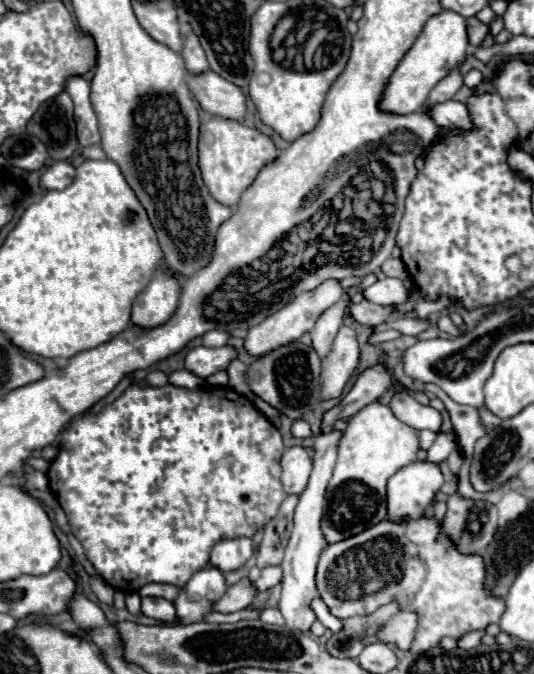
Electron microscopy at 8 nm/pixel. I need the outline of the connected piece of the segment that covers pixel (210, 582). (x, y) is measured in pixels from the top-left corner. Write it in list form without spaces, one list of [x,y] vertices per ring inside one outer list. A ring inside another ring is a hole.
[[[208,563],[180,589],[178,597],[174,599],[176,615],[182,619],[182,623],[196,623],[212,611],[212,603],[218,601],[224,591],[224,573]]]

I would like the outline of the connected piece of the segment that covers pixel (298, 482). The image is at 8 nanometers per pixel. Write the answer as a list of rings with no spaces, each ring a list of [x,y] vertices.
[[[290,447],[282,455],[282,485],[284,493],[300,495],[308,485],[312,471],[312,457],[304,447]]]

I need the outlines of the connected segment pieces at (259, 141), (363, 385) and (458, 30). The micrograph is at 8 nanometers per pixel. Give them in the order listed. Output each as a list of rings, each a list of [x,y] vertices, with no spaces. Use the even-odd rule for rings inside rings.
[[[214,117],[200,125],[198,151],[204,185],[218,203],[228,207],[234,207],[238,203],[242,191],[252,185],[258,171],[278,155],[278,149],[268,135],[224,117]]]
[[[376,365],[372,369],[366,369],[364,373],[360,373],[358,381],[350,389],[350,393],[344,395],[344,399],[340,401],[340,405],[336,405],[334,409],[330,409],[324,415],[322,433],[332,431],[332,425],[334,425],[336,419],[356,415],[362,407],[366,407],[372,401],[376,401],[390,385],[392,385],[392,375],[384,367],[380,367],[380,365]]]
[[[444,9],[442,13],[430,17],[424,25],[424,31],[414,41],[412,49],[404,55],[404,59],[396,67],[394,75],[390,77],[380,107],[384,111],[398,113],[398,115],[406,115],[406,113],[416,111],[418,107],[422,107],[426,103],[426,97],[432,91],[432,87],[438,81],[442,81],[450,71],[458,69],[464,63],[466,51],[468,51],[466,19],[460,13]]]

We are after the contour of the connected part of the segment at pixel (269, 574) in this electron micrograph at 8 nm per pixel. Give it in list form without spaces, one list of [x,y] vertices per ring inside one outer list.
[[[266,567],[260,577],[256,581],[252,581],[252,585],[256,587],[256,591],[266,591],[274,585],[278,585],[282,579],[282,569],[280,567]]]

